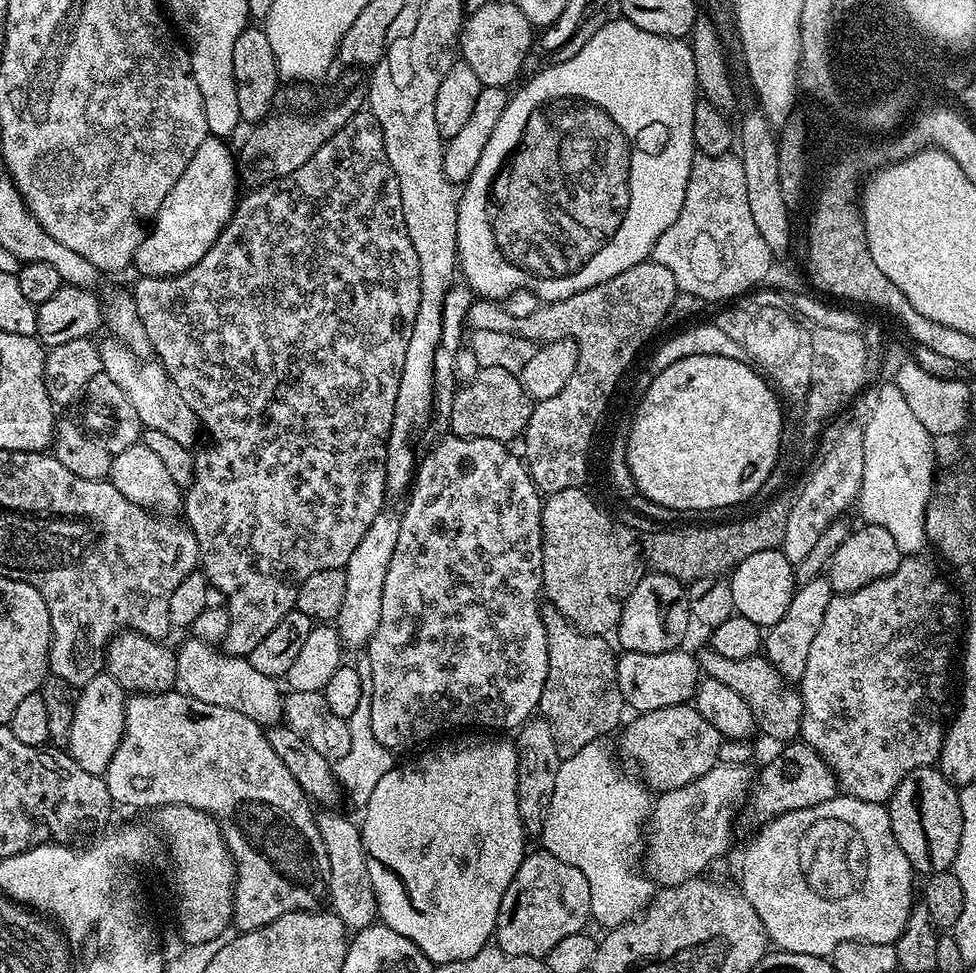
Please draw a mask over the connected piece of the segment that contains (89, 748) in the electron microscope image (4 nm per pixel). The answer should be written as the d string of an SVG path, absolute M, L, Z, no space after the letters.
M107 670L100 671L79 689L66 751L78 766L82 766L82 770L86 770L86 774L103 776L110 766L110 758L114 758L114 750L118 750L118 742L122 742L125 703L124 688L110 678Z

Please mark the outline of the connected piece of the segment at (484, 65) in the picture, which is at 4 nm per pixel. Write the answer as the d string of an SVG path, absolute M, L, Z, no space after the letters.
M486 2L465 19L464 27L460 30L458 52L470 66L470 70L478 74L483 87L508 88L517 83L516 75L524 72L524 60L534 48L532 32L534 25L528 21L526 14L522 14L516 3Z

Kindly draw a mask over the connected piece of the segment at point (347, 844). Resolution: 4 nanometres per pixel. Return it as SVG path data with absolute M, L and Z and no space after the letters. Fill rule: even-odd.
M324 810L316 816L318 834L322 836L322 846L326 846L326 854L330 858L328 871L328 895L331 911L350 930L368 928L377 923L376 895L370 886L370 876L366 870L366 854L364 843L360 837L360 824L357 821L347 820L336 810Z

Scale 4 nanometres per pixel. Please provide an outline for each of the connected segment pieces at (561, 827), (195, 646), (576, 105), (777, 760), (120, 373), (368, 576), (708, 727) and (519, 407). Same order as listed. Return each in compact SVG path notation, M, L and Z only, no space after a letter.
M597 742L582 746L582 750L578 750L578 754L569 760L561 760L554 785L554 799L550 802L550 810L546 810L538 840L544 843L541 844L543 851L582 870L586 882L590 882L591 919L595 923L597 920L601 929L611 930L617 924L635 920L648 907L654 895L653 881L638 867L642 860L642 833L654 800L649 789L639 779L636 781L628 776L620 776L619 766L612 761L611 754L602 745Z
M185 639L181 648L175 649L176 653L176 688L187 696L198 698L198 702L210 702L214 706L226 706L230 710L238 710L238 714L246 714L254 722L262 726L273 726L281 723L284 715L284 696L273 677L266 674L258 674L250 666L247 658L242 656L230 656L225 654L219 647L207 644L201 640Z
M610 18L602 30L574 54L574 58L549 64L549 68L541 67L526 84L521 83L515 89L517 92L511 93L506 110L502 110L502 118L498 118L498 126L494 126L494 134L490 134L490 142L486 142L486 150L482 150L482 158L478 158L478 166L474 166L474 174L470 174L459 193L458 272L463 283L477 297L486 300L503 301L503 296L519 288L533 292L540 302L570 298L570 294L598 286L598 282L606 282L606 278L614 278L614 274L622 274L622 270L630 270L630 266L638 266L651 257L658 238L674 226L686 198L686 182L690 178L694 155L694 106L698 99L694 54L687 39L650 34L650 30L634 26L634 22Z
M788 742L781 748L784 749L761 772L758 772L746 801L746 812L749 812L760 826L790 810L818 806L838 795L835 774L809 744Z
M101 339L98 344L100 357L104 363L102 371L110 374L110 379L125 392L126 398L130 398L141 425L150 430L162 430L162 434L174 438L174 442L195 445L196 432L198 433L196 415L190 410L190 406L186 406L186 398L178 394L178 386L174 386L170 374L160 365L159 360L155 358L140 360L137 353L131 352L119 340L107 339L104 341Z
M385 510L370 522L370 530L362 534L362 542L350 554L350 562L344 565L346 574L346 596L342 601L342 610L338 610L334 627L345 649L367 649L374 630L378 630L378 618L382 618L382 590L386 586L386 570L390 570L390 558L394 558L394 546L398 546L398 530L402 520L391 510Z
M691 703L641 712L631 718L633 720L629 719L619 733L620 752L640 767L639 775L653 793L678 790L678 786L686 786L702 778L706 770L718 763L721 734L714 730L709 720L698 714Z
M493 367L481 368L469 384L457 387L456 397L452 400L452 408L446 413L446 420L452 423L451 435L512 442L530 422L533 407L534 401L526 394L517 373Z

